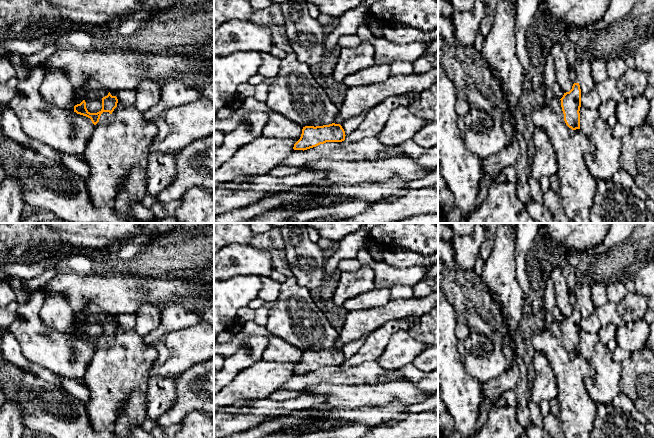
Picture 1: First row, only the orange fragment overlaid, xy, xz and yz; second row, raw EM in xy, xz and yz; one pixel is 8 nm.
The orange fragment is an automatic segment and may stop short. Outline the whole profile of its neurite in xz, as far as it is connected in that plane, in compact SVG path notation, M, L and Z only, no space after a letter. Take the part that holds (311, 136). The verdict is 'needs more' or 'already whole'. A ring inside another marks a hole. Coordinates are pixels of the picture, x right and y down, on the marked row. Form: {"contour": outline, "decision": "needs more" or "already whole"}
{"contour": "M340 124L305 126L293 149L304 151L326 142L342 142L345 140L345 136L345 131Z", "decision": "already whole"}

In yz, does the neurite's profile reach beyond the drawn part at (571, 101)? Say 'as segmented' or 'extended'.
extended

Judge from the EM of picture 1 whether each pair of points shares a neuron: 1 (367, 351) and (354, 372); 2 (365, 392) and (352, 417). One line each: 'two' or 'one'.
1: two
2: two

